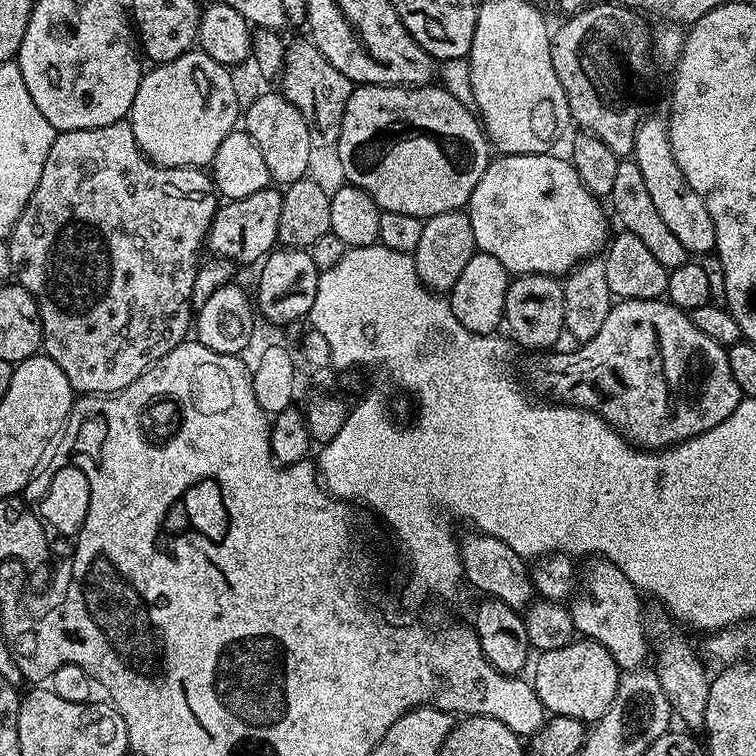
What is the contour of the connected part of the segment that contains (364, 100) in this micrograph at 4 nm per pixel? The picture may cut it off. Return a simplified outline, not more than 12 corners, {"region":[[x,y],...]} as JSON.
{"region":[[443,86],[353,87],[347,183],[421,218],[468,203],[490,163]]}

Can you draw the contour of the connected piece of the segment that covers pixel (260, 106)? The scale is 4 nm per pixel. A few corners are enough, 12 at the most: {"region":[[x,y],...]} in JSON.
{"region":[[279,91],[243,109],[277,185],[309,175],[312,129]]}

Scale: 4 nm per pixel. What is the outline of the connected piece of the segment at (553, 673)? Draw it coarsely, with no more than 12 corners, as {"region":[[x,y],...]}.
{"region":[[576,638],[541,651],[530,683],[551,715],[595,722],[622,669]]}

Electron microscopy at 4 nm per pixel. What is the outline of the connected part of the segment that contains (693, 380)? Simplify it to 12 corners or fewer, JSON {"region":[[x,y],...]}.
{"region":[[667,299],[576,348],[592,403],[663,450],[742,399],[728,348]]}

